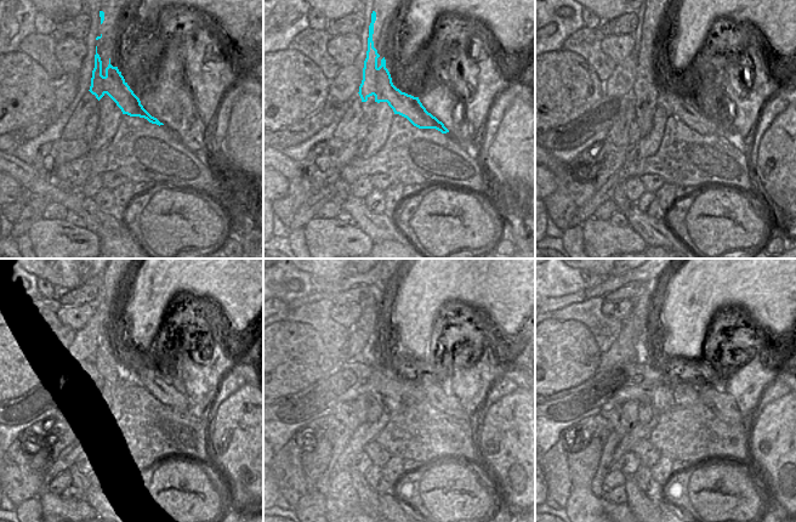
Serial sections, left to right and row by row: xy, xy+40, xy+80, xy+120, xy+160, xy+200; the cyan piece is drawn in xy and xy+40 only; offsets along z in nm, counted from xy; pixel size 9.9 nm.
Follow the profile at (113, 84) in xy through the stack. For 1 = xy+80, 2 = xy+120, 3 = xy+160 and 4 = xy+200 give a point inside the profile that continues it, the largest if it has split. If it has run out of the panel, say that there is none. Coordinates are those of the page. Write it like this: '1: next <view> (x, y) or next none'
1: next xy+80 (687, 108)
2: next xy+120 (104, 361)
3: next xy+160 (437, 392)
4: next xy+200 (723, 404)

